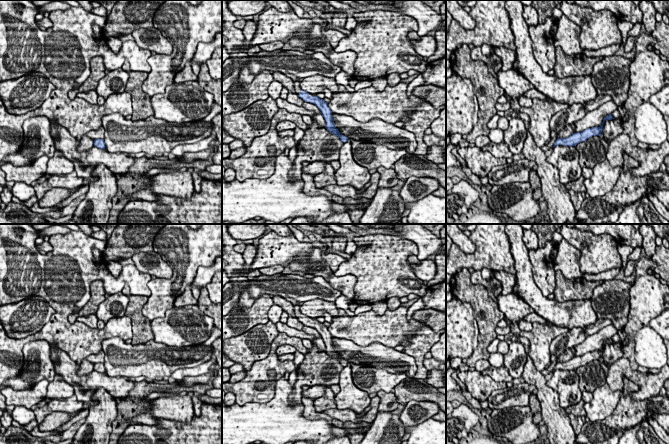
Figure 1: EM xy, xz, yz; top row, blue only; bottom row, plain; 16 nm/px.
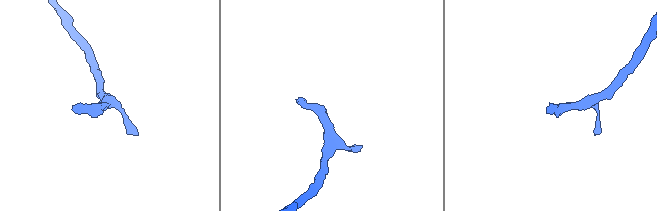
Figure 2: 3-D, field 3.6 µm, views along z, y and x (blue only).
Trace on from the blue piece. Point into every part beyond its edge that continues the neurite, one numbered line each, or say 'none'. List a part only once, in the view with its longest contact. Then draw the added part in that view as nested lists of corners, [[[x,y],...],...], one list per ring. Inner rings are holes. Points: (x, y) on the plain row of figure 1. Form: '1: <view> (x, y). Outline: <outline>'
1: xz (294, 288). Outline: [[[295,274],[261,275],[246,282],[227,282],[222,288],[222,317],[236,309],[241,291],[245,289],[257,300],[263,294],[280,296],[294,306],[295,316],[302,315],[299,304],[316,298],[335,302],[342,292],[331,286],[323,277],[305,278]]]

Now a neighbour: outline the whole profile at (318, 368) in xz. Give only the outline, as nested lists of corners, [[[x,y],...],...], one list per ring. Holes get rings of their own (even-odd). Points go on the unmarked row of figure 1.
[[[316,343],[304,354],[304,360],[297,368],[297,380],[294,390],[289,396],[292,403],[300,404],[302,397],[302,387],[307,386],[331,386],[339,385],[340,373],[344,366],[334,358],[331,358],[325,351],[320,351]]]

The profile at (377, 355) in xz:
[[[332,337],[332,341],[336,343],[339,357],[349,363],[385,369],[390,373],[404,373],[409,378],[414,378],[417,372],[418,367],[412,356],[379,342],[359,346],[346,339]]]

